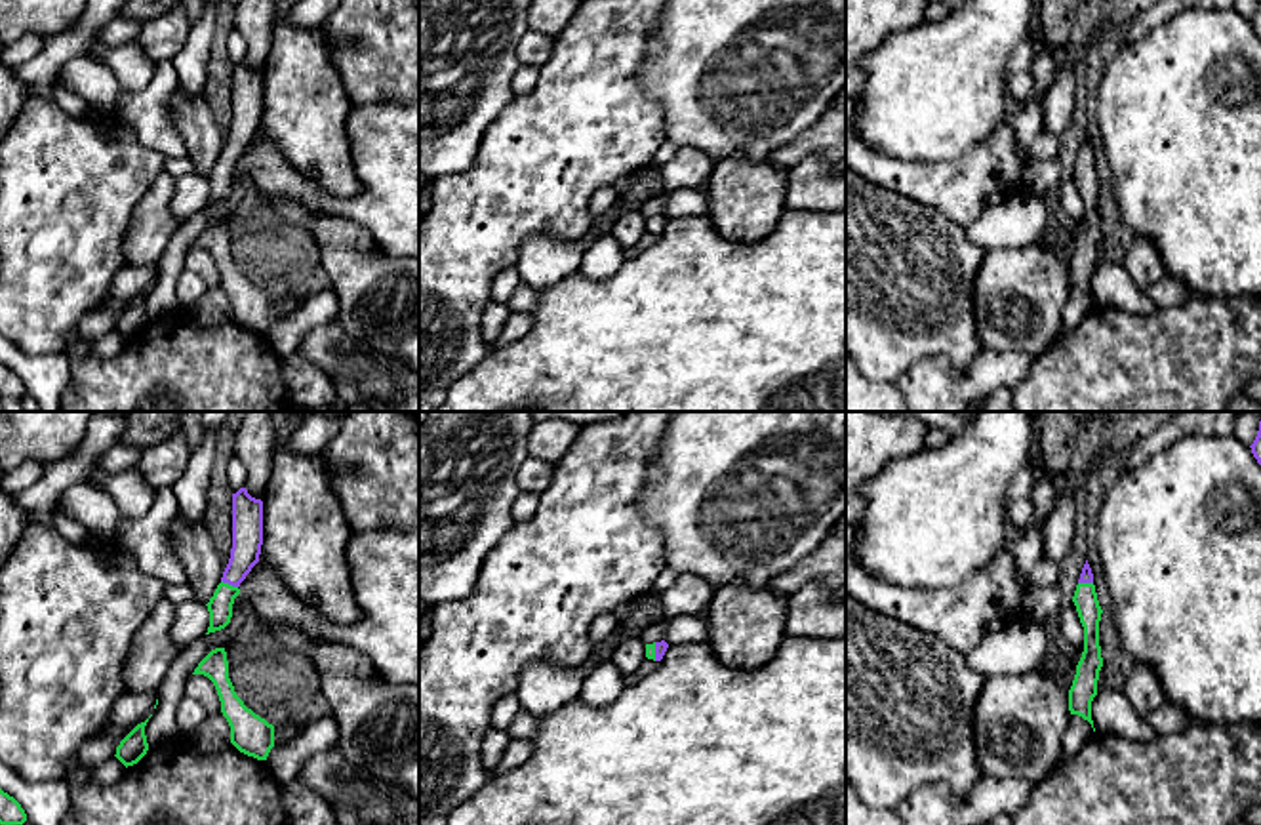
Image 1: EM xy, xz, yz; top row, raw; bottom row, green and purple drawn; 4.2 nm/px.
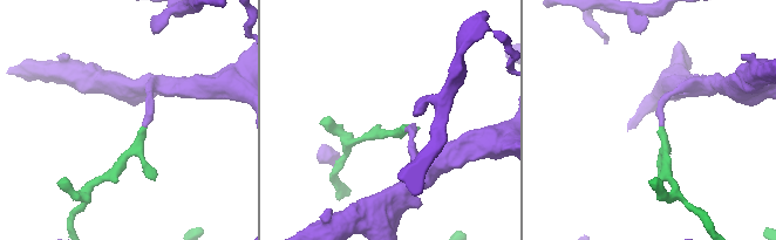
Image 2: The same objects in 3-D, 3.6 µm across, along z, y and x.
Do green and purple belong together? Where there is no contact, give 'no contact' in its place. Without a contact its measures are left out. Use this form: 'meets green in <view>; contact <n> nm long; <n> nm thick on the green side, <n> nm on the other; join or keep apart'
meets green in xy; contact 80 nm long; 110 nm thick on the green side, 130 nm on the other; join

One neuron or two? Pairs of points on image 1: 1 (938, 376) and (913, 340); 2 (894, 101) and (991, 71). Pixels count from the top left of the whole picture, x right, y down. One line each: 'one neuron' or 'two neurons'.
1: two neurons
2: one neuron

